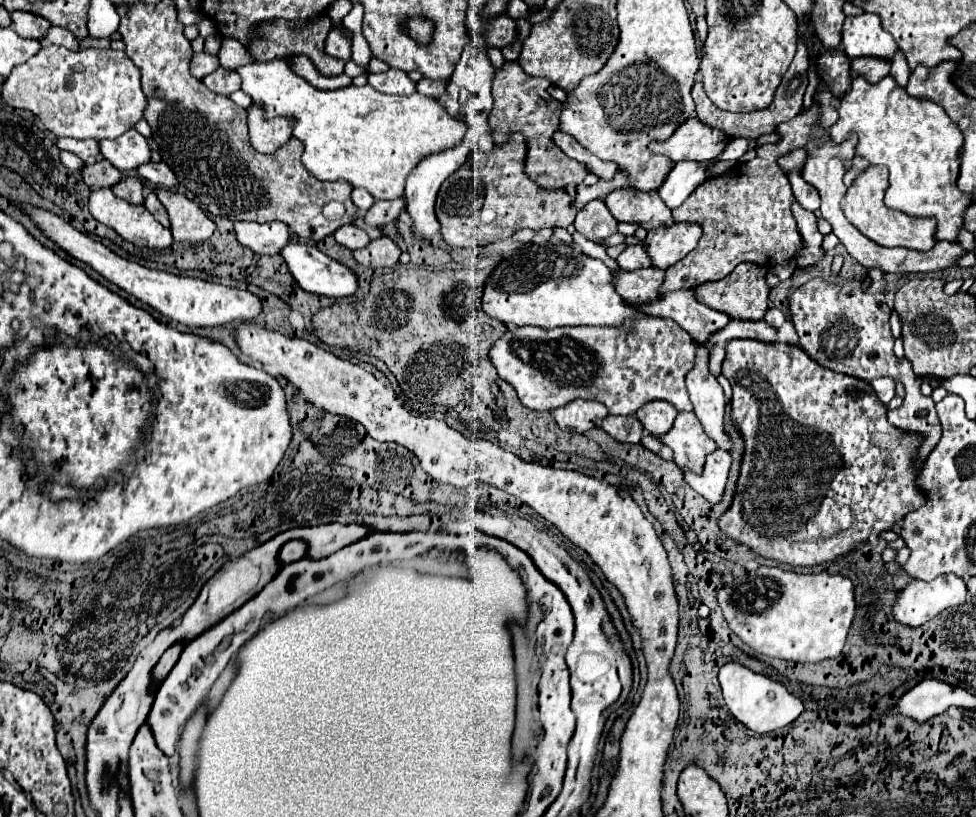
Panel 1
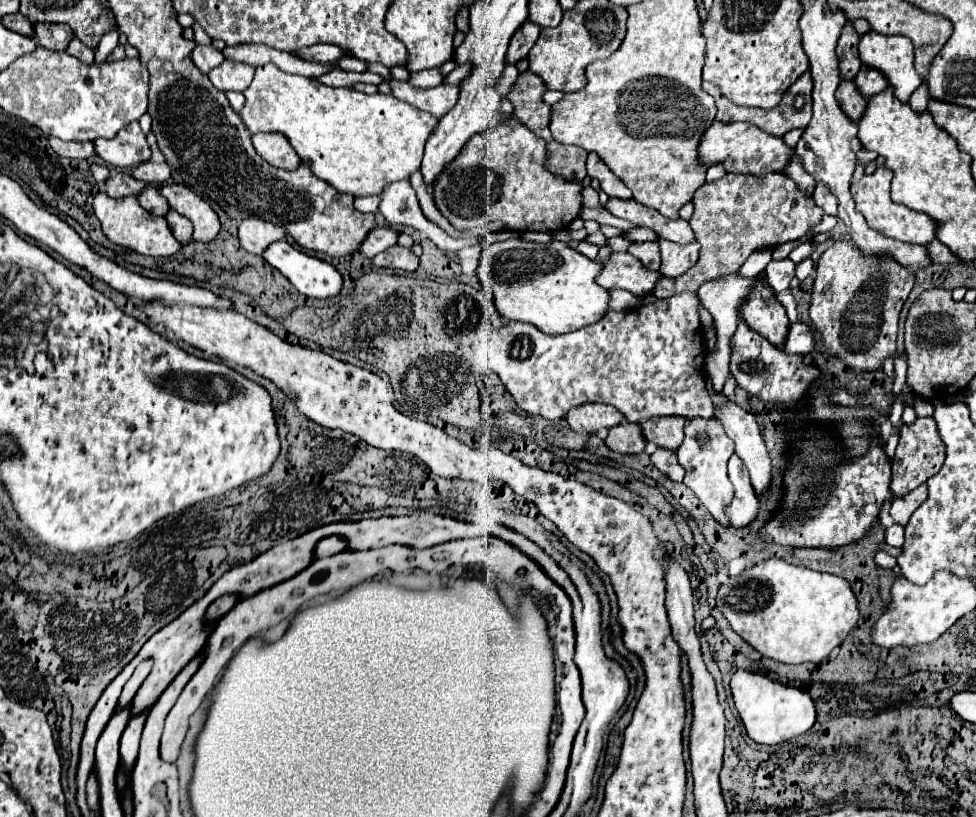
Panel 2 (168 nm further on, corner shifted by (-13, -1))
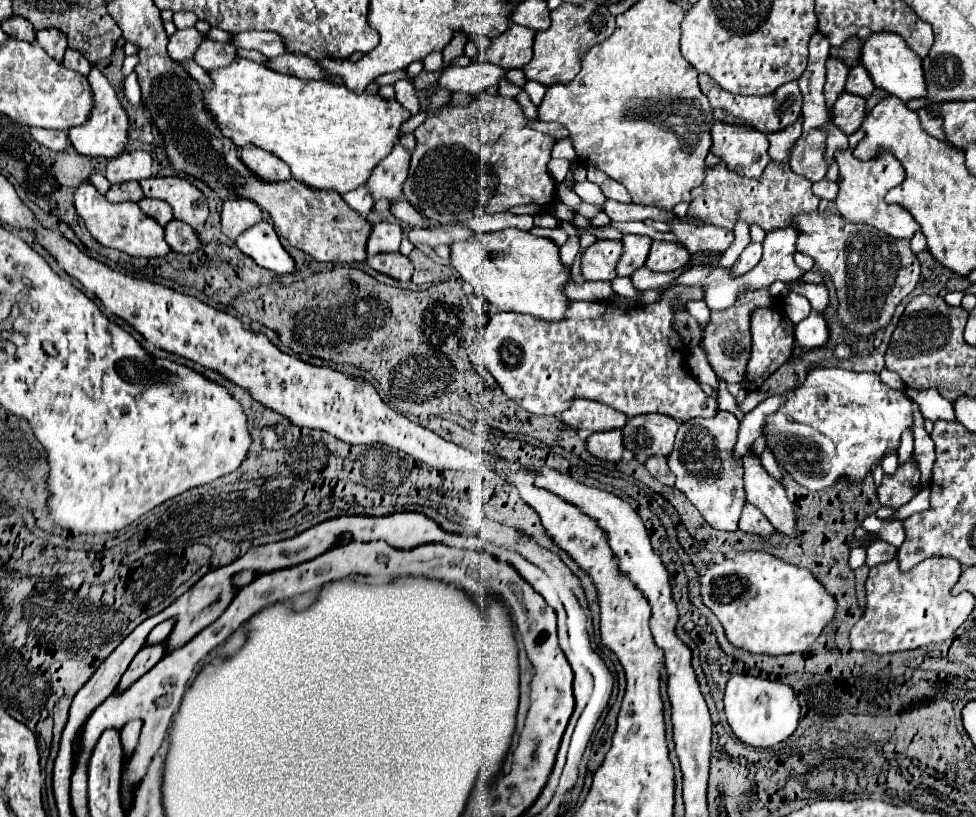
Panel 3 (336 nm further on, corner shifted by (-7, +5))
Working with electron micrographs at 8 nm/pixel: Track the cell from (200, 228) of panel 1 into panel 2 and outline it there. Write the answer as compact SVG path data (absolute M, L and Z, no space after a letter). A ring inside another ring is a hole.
M165 184L159 188L161 196L169 202L171 210L179 212L181 216L189 218L193 222L193 240L197 242L209 242L217 236L221 224L217 214L213 212L213 208L199 198L193 190L189 190L183 184Z

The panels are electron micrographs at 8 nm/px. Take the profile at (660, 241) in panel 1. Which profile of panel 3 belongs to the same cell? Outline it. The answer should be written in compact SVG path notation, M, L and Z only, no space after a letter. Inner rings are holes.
M653 242L645 266L653 272L671 272L681 268L691 254L677 242Z

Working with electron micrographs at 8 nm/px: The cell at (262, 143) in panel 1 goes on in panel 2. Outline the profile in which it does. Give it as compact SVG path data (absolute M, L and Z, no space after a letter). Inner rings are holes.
M255 134L251 142L257 154L271 166L281 170L297 170L299 158L293 154L293 148L289 148L289 142L285 142L281 134Z

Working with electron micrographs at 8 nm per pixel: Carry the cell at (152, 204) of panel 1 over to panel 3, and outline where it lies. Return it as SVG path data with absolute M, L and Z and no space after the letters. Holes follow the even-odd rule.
M171 220L171 224L165 226L165 240L171 246L171 250L181 254L189 254L199 248L197 232L183 224L181 220Z

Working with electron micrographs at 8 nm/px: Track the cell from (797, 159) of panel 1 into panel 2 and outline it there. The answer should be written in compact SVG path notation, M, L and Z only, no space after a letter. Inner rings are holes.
M713 122L711 128L705 132L705 138L701 140L699 154L707 166L723 164L727 172L765 176L769 172L783 172L793 154L793 148L785 146L781 138L771 136L749 122L735 122L735 124Z

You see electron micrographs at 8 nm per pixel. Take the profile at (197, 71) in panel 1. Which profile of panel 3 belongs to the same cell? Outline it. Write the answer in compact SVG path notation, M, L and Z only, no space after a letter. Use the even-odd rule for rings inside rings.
M185 28L185 30L177 30L171 38L169 38L169 56L177 62L183 60L193 60L195 56L195 48L199 48L199 44L205 40L205 36L201 32L197 32L195 28Z

